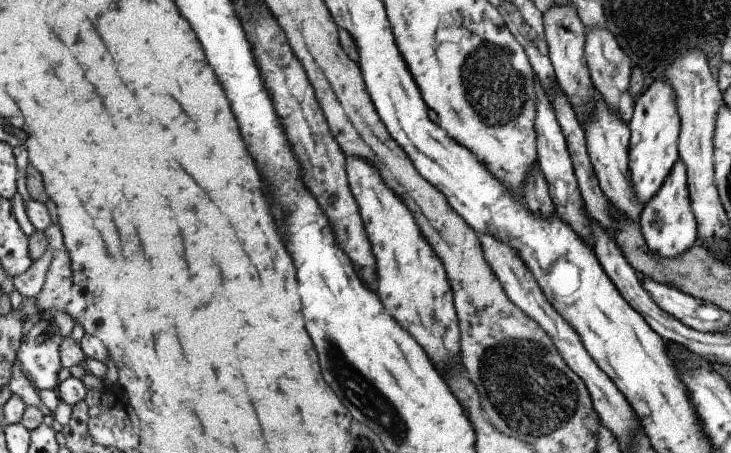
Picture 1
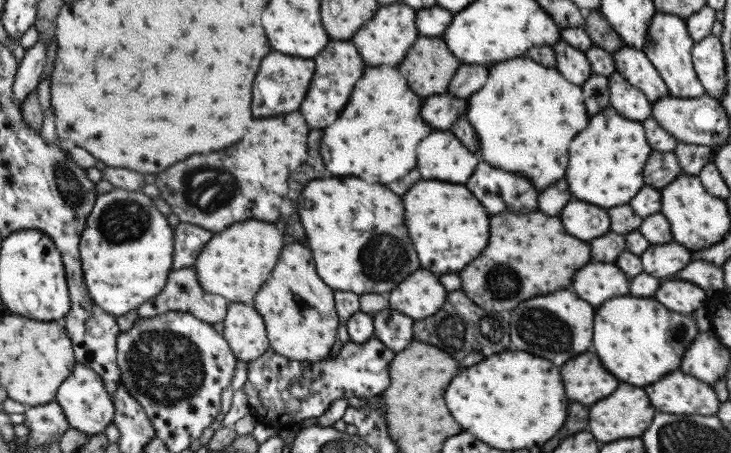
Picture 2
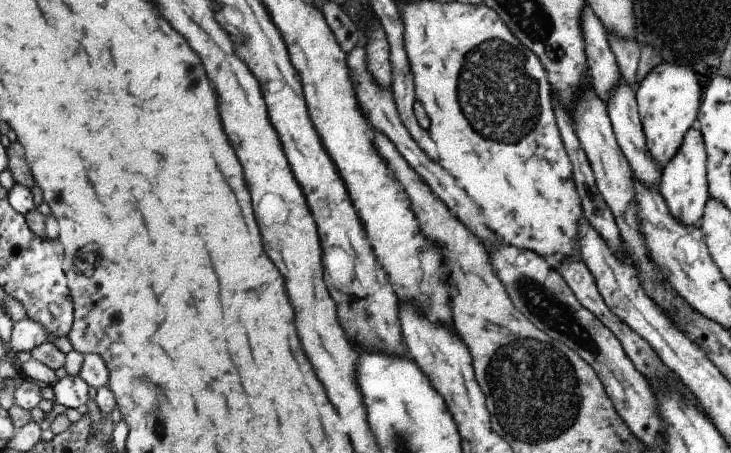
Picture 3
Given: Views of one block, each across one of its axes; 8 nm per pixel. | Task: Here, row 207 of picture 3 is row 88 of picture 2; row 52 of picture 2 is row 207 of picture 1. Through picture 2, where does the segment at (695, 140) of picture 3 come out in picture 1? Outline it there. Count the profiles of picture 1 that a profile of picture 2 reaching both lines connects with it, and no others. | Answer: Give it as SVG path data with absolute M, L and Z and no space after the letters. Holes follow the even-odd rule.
M677 160L667 174L667 180L663 180L659 192L645 204L641 216L639 216L639 228L645 238L645 244L651 252L655 252L661 258L673 258L685 254L691 246L697 244L697 220L691 210L689 200L689 188L687 188L687 170L681 160Z

